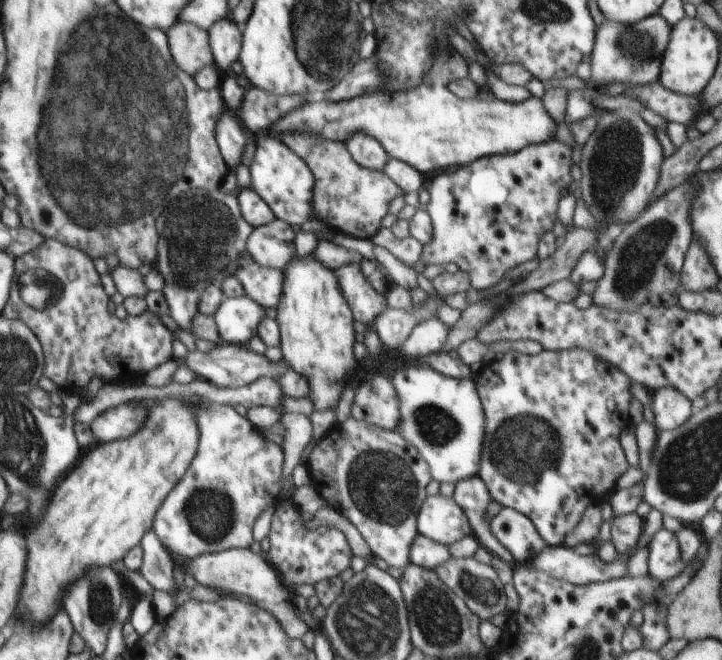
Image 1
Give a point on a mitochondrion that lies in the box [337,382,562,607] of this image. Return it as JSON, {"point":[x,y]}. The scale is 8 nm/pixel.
{"point":[383,488]}

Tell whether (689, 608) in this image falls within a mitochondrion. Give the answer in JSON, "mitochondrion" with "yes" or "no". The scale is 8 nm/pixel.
{"mitochondrion":"no"}

